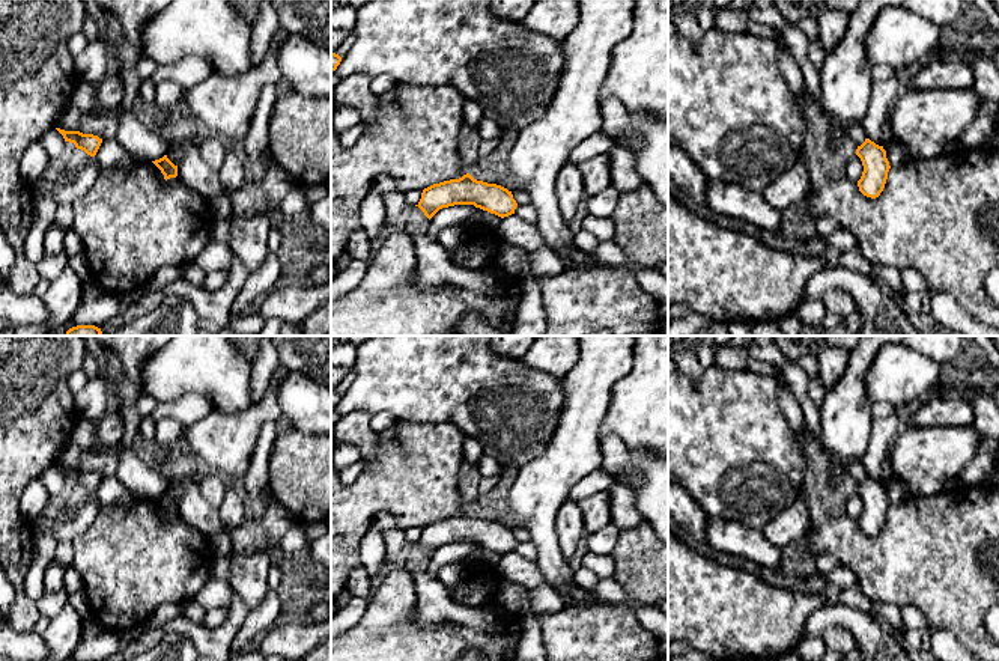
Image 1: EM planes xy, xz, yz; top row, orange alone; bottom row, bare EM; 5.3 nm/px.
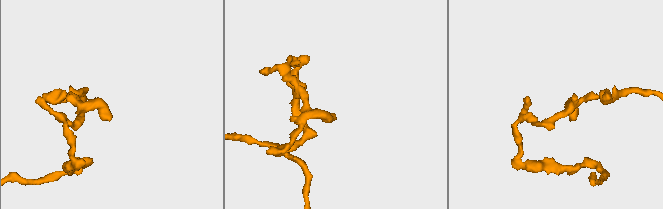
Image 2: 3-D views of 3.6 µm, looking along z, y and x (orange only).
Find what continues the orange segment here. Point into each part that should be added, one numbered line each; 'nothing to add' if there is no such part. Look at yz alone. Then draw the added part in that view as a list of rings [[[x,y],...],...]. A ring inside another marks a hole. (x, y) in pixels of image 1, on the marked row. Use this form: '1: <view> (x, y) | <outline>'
nothing to add

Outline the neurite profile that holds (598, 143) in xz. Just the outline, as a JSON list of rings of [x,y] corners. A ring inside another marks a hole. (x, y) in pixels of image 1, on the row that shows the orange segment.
[[[596,133],[581,145],[578,145],[570,154],[570,163],[575,166],[584,163],[599,154],[606,154],[615,146],[614,140],[603,133]]]

